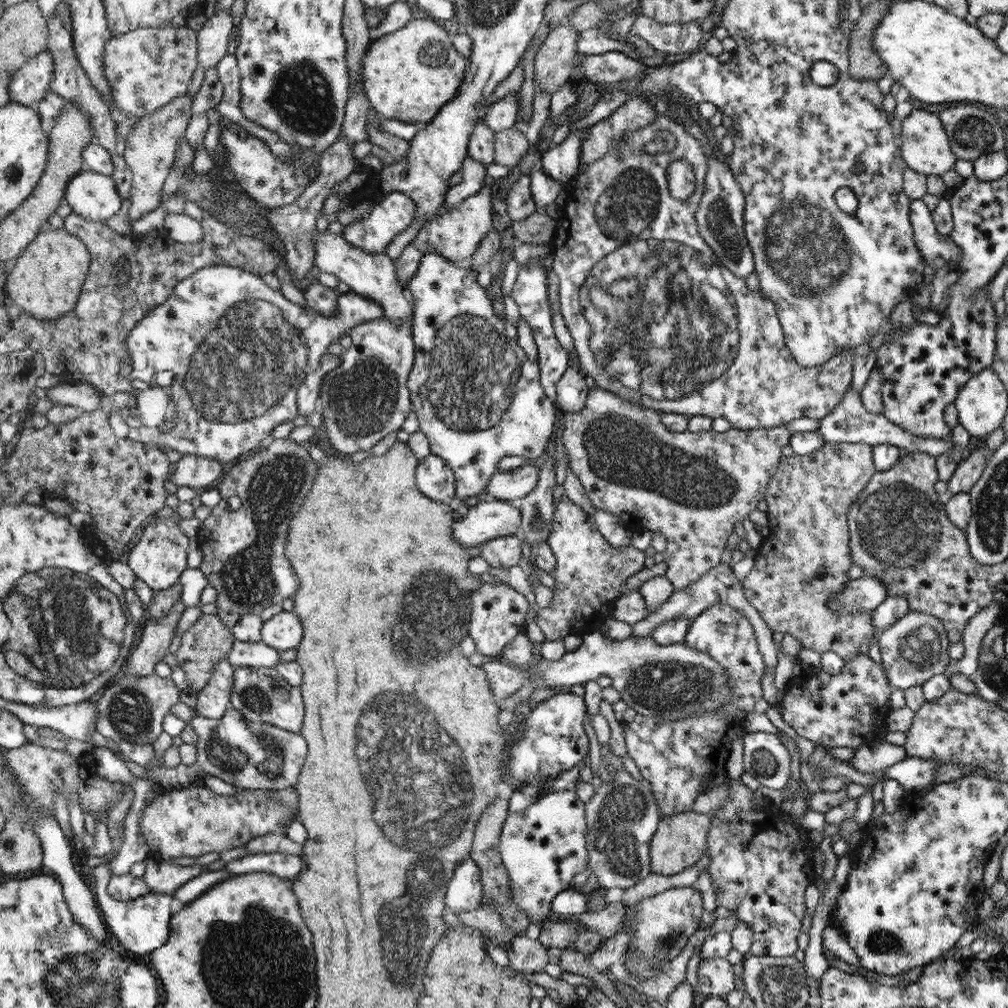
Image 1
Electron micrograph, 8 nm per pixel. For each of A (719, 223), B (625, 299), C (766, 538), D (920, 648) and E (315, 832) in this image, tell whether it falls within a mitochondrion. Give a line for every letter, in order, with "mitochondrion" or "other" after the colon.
A: mitochondrion
B: mitochondrion
C: other
D: mitochondrion
E: other

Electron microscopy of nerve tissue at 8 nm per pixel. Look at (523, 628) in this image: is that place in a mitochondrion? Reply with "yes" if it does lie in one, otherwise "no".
no

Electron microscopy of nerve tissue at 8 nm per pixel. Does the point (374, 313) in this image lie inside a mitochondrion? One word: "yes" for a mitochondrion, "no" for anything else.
no

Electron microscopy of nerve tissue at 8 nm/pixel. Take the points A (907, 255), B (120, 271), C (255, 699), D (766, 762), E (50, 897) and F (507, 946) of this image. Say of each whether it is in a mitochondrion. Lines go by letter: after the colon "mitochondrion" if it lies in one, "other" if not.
A: other
B: mitochondrion
C: mitochondrion
D: mitochondrion
E: other
F: other

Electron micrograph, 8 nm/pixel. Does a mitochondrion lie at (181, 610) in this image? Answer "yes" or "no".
no

